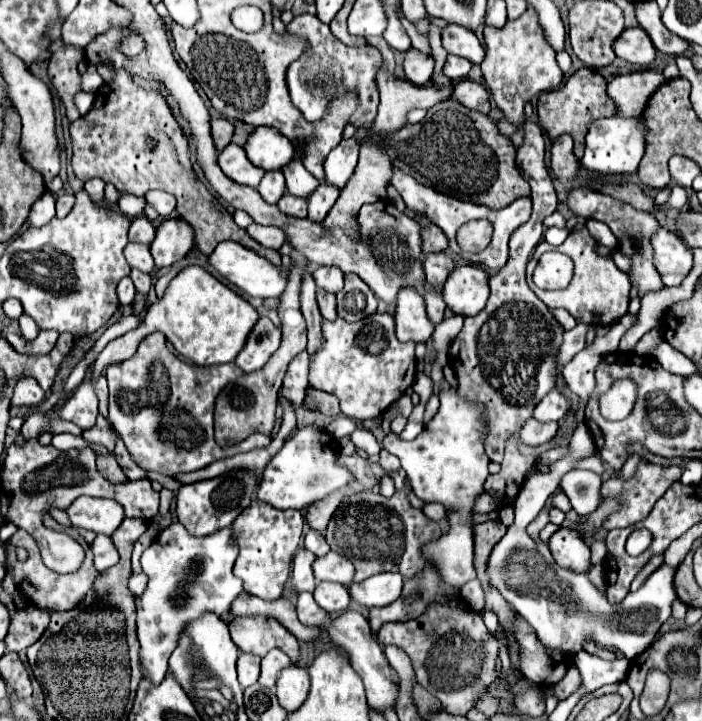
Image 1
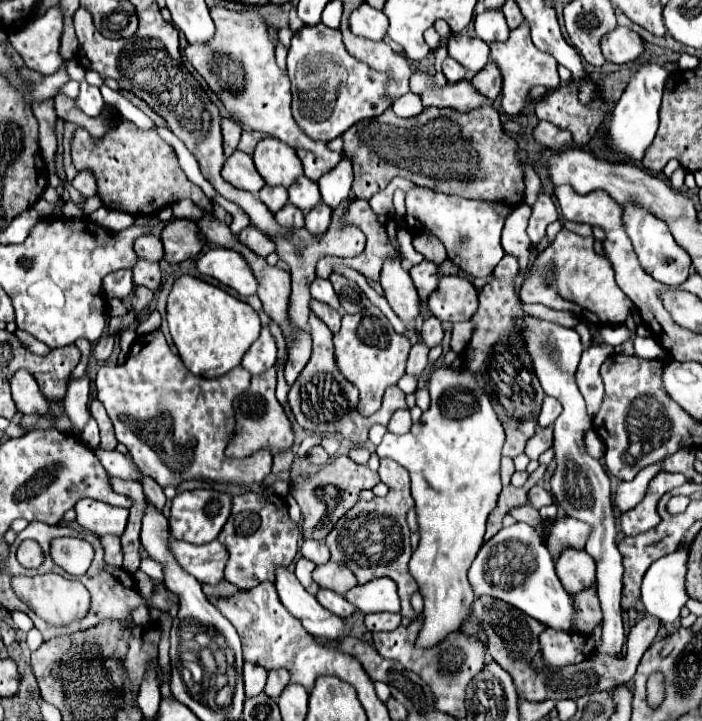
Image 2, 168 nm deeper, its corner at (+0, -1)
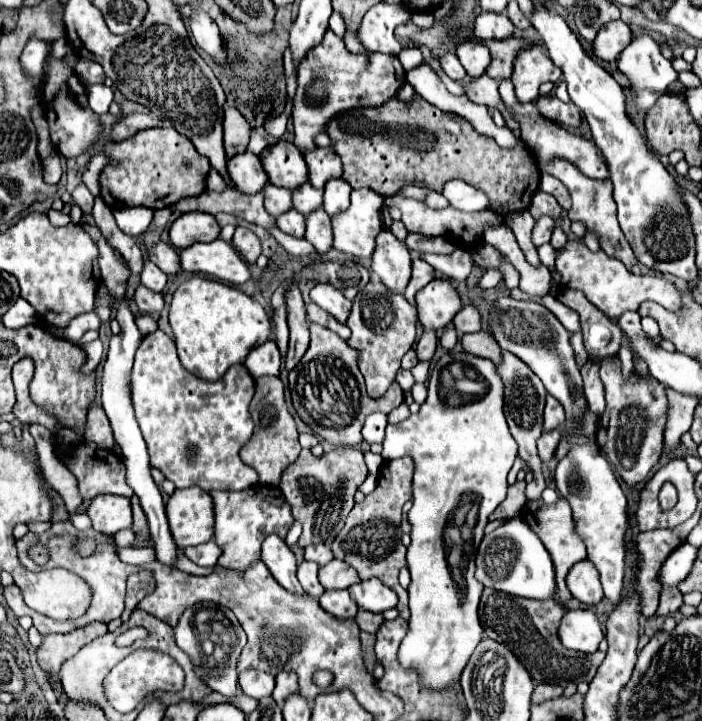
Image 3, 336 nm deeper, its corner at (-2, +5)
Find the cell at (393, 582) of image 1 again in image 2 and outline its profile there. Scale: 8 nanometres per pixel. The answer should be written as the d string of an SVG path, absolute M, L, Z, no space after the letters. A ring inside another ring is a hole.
M389 577L373 579L365 585L355 585L345 593L345 599L353 603L363 613L379 613L379 611L399 611L399 595L397 585Z

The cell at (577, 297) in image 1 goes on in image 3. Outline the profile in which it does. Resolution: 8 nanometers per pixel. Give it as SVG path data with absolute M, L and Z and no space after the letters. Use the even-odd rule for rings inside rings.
M571 239L565 245L565 249L557 255L557 269L563 275L561 287L583 291L585 297L611 319L617 319L623 311L637 311L643 301L657 301L671 311L677 311L681 305L679 291L675 289L675 285L671 285L663 277L633 275L623 263L607 257L607 253L603 251L591 253L585 247L585 243L579 239Z

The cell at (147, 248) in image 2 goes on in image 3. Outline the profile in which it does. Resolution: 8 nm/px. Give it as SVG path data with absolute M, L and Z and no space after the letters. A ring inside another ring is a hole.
M159 241L151 251L149 251L149 259L161 269L161 271L165 271L165 273L169 273L169 275L173 275L173 273L177 273L179 271L179 255L175 253L175 249L173 247L169 247L167 243L163 243L163 241Z

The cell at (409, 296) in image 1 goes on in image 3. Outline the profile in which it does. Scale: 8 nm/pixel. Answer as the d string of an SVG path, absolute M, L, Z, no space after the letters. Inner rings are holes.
M381 231L375 239L375 253L369 267L391 291L403 293L411 277L409 249L393 233Z

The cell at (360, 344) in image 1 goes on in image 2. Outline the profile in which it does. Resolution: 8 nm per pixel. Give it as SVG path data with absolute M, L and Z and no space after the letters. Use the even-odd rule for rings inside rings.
M369 305L363 313L343 317L339 333L333 335L333 347L337 369L359 389L357 411L365 417L373 415L381 407L385 389L397 385L397 381L405 375L405 363L411 351L409 339L399 335L375 305Z

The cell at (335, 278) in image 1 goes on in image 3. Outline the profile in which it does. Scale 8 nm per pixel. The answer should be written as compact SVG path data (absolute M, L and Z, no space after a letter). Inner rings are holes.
M327 283L315 285L311 289L311 301L321 309L325 309L329 315L333 315L339 323L343 325L347 323L347 317L351 313L351 301L347 301L343 293L339 293L333 285L327 285Z

